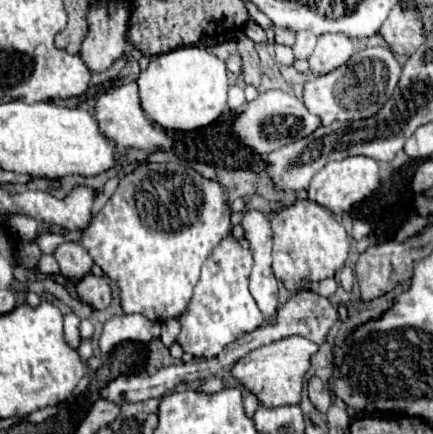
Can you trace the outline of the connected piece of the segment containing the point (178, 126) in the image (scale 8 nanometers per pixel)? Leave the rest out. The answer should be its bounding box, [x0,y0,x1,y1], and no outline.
[137,45,227,131]

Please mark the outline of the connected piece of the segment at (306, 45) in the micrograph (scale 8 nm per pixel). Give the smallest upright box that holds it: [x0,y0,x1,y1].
[291,31,317,59]

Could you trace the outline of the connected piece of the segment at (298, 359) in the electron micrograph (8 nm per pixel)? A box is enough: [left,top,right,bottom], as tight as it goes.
[231,337,317,407]

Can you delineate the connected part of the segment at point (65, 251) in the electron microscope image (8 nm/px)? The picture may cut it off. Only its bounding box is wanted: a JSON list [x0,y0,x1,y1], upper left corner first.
[53,241,93,279]

